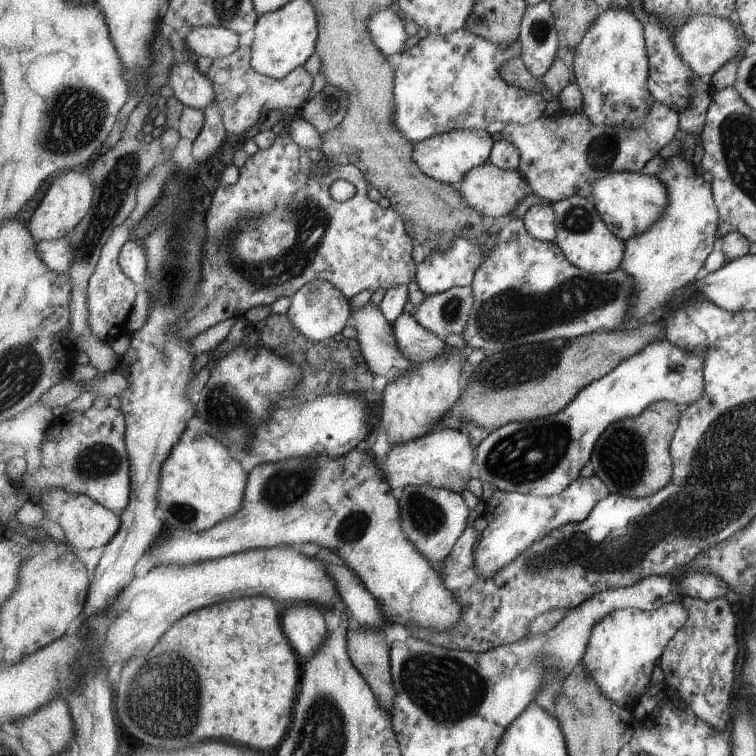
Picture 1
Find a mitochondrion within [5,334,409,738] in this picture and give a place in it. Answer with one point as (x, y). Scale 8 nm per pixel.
(174, 682)

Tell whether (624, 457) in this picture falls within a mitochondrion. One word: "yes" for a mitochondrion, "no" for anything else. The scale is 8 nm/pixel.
yes

